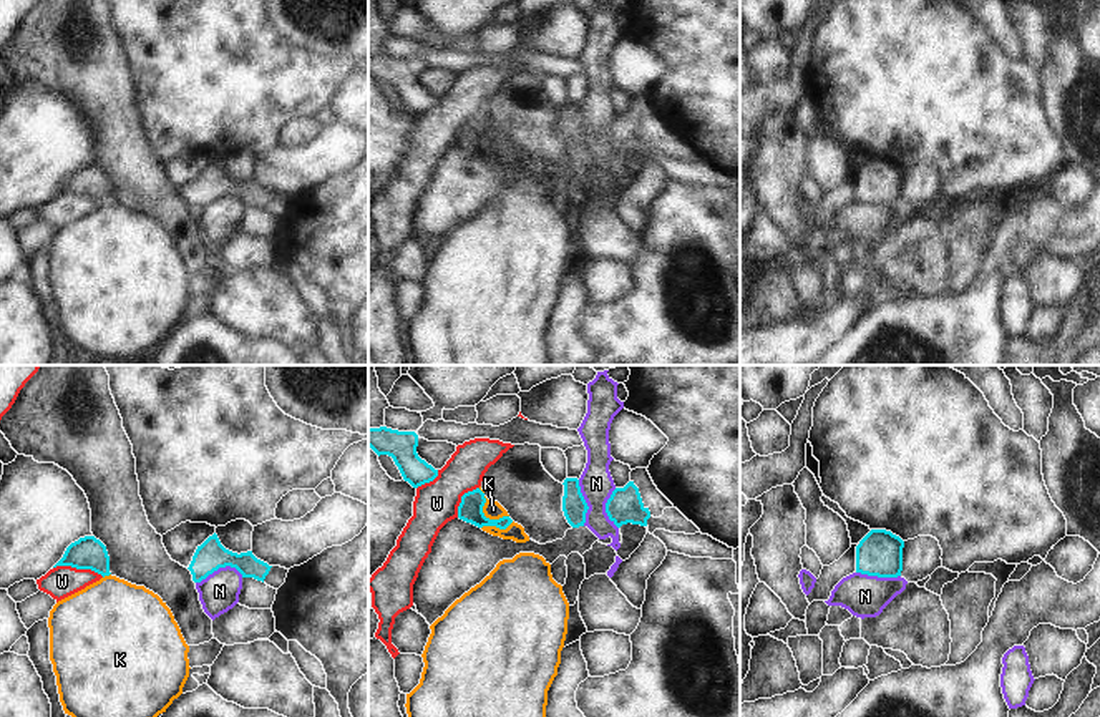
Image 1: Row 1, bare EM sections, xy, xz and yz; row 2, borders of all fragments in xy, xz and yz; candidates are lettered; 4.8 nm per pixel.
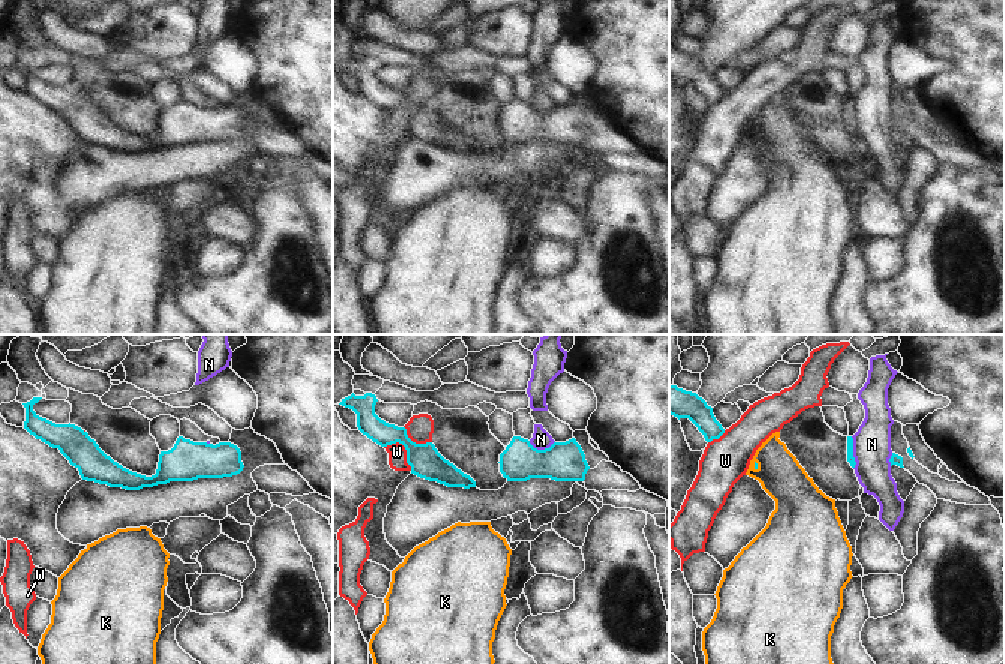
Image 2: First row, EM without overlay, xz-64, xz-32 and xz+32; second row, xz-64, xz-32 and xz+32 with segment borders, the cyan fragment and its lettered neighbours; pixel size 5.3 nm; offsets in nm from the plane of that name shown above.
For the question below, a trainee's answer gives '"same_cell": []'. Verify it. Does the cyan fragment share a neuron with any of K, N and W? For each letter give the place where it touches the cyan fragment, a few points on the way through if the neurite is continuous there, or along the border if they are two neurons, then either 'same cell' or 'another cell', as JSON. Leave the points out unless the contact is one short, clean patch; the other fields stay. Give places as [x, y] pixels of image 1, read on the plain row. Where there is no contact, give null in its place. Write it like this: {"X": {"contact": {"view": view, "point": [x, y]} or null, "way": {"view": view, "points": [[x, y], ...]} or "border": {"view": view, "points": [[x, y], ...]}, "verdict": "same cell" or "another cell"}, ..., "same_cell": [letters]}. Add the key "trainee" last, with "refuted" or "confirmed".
{"K": {"contact": {"view": "xz", "point": [488, 146]}, "border": {"view": "xz", "points": [[483, 125], [483, 141], [486, 145], [508, 145]]}, "verdict": "another cell"}, "N": {"contact": {"view": "xy", "point": [219, 195]}, "border": {"view": "xy", "points": [[243, 203], [234, 196], [219, 195], [196, 211]]}, "verdict": "another cell"}, "W": {"contact": {"view": "xy", "point": [78, 196]}, "border": {"view": "xy", "points": [[53, 195], [90, 196], [103, 204]]}, "verdict": "another cell"}, "same_cell": [], "trainee": "confirmed"}

